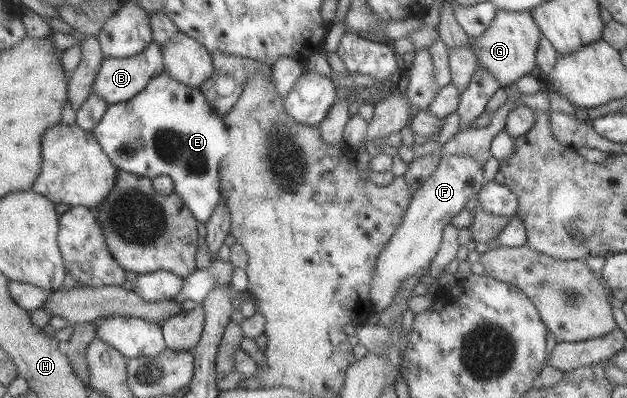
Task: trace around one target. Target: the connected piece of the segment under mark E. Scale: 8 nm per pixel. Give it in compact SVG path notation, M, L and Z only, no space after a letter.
M163 72L151 79L146 88L133 99L108 105L103 118L91 132L101 145L102 151L109 156L118 170L137 176L147 176L151 180L159 175L170 176L174 182L174 191L183 198L193 216L199 223L207 223L223 199L218 173L219 161L230 151L223 116L217 114L200 88L185 86Z

